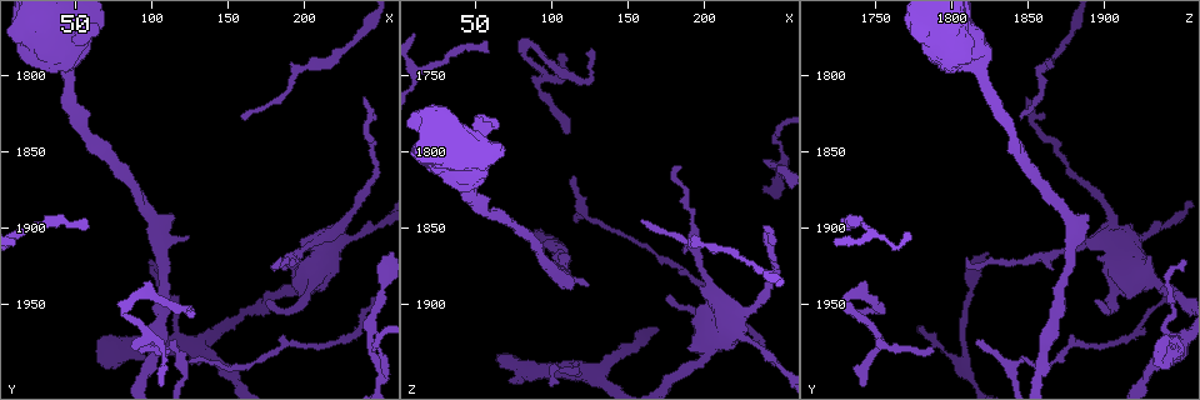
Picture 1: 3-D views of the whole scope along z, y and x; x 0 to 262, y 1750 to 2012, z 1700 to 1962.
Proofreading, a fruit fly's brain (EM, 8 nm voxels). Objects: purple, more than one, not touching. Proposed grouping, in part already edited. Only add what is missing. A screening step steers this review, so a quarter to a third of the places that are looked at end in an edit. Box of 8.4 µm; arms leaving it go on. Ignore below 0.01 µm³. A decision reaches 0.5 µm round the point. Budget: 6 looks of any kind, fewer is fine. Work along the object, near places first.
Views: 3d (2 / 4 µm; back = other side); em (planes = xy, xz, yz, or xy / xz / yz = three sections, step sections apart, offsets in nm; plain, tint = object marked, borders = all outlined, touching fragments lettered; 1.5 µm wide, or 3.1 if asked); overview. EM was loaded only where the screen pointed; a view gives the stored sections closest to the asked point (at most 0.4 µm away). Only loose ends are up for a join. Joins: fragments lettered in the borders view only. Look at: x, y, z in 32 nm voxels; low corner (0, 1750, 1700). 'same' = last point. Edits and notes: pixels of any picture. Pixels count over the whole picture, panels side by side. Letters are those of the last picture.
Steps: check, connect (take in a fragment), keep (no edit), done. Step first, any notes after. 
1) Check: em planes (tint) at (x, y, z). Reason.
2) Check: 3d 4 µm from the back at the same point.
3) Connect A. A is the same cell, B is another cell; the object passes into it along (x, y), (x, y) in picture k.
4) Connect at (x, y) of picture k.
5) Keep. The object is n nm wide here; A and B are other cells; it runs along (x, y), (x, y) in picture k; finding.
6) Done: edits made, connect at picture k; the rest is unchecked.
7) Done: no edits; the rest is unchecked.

Check: em planes (borders) at (114, 1972, 1818). Branch stops here.

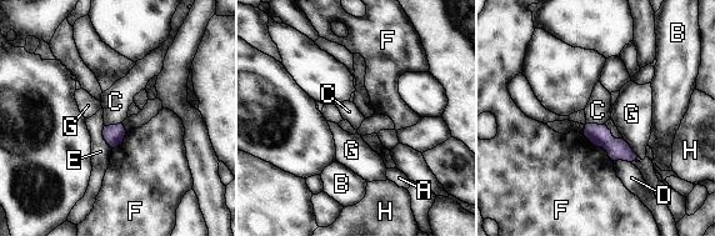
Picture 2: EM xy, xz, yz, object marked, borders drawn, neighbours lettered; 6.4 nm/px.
Keep. The object is 130 nm wide here; A, B, C, D, E, F, G and H are other cells; a border runs along (586, 122), (604, 124) in picture 2; no lettered fragment goes on from it.

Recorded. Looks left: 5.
Check: 3d 4 µm at (184, 1920, 1808). Long arm stops here.

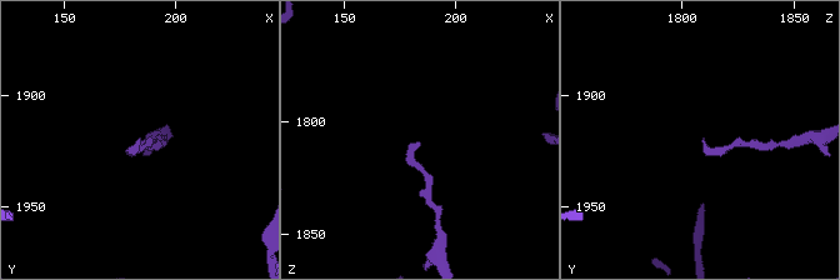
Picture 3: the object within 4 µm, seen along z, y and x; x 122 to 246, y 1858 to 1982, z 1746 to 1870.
Check: em xz step 8 (borders) at (183, 1920, 1809).

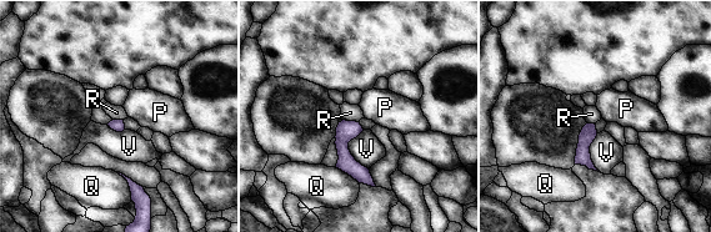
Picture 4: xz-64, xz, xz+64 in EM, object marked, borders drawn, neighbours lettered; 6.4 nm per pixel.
Keep. P, Q, R and V are other cells; it runs along (344, 124), (344, 155), (370, 182) in picture 4; no lettered fragment goes on from it.

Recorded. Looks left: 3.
Check: em planes (borders) at (114, 1892, 1890). Free end.

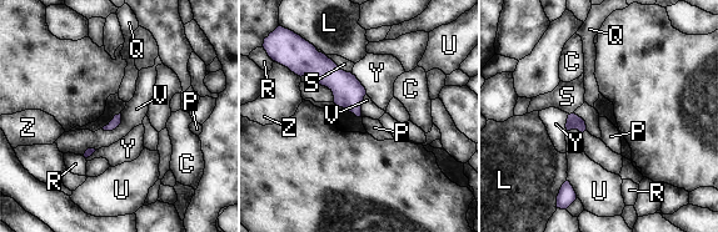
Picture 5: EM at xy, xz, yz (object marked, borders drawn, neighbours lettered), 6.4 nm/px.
Keep. C, L, P, Q, R, S, U, V, Y and Z are other cells; a border runs along (121, 114), (114, 129), (101, 129) in picture 5; none of them fits.

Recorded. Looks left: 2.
Done: no edits; the rest is unchecked.

